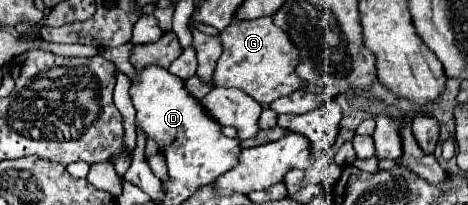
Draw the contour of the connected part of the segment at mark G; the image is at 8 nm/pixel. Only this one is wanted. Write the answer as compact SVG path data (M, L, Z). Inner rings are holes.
M259 17L253 21L235 19L225 31L219 33L223 53L213 71L213 83L217 87L237 87L249 93L261 105L285 97L301 87L301 79L295 73L299 63L299 51L289 41L287 33L273 25L271 17Z

